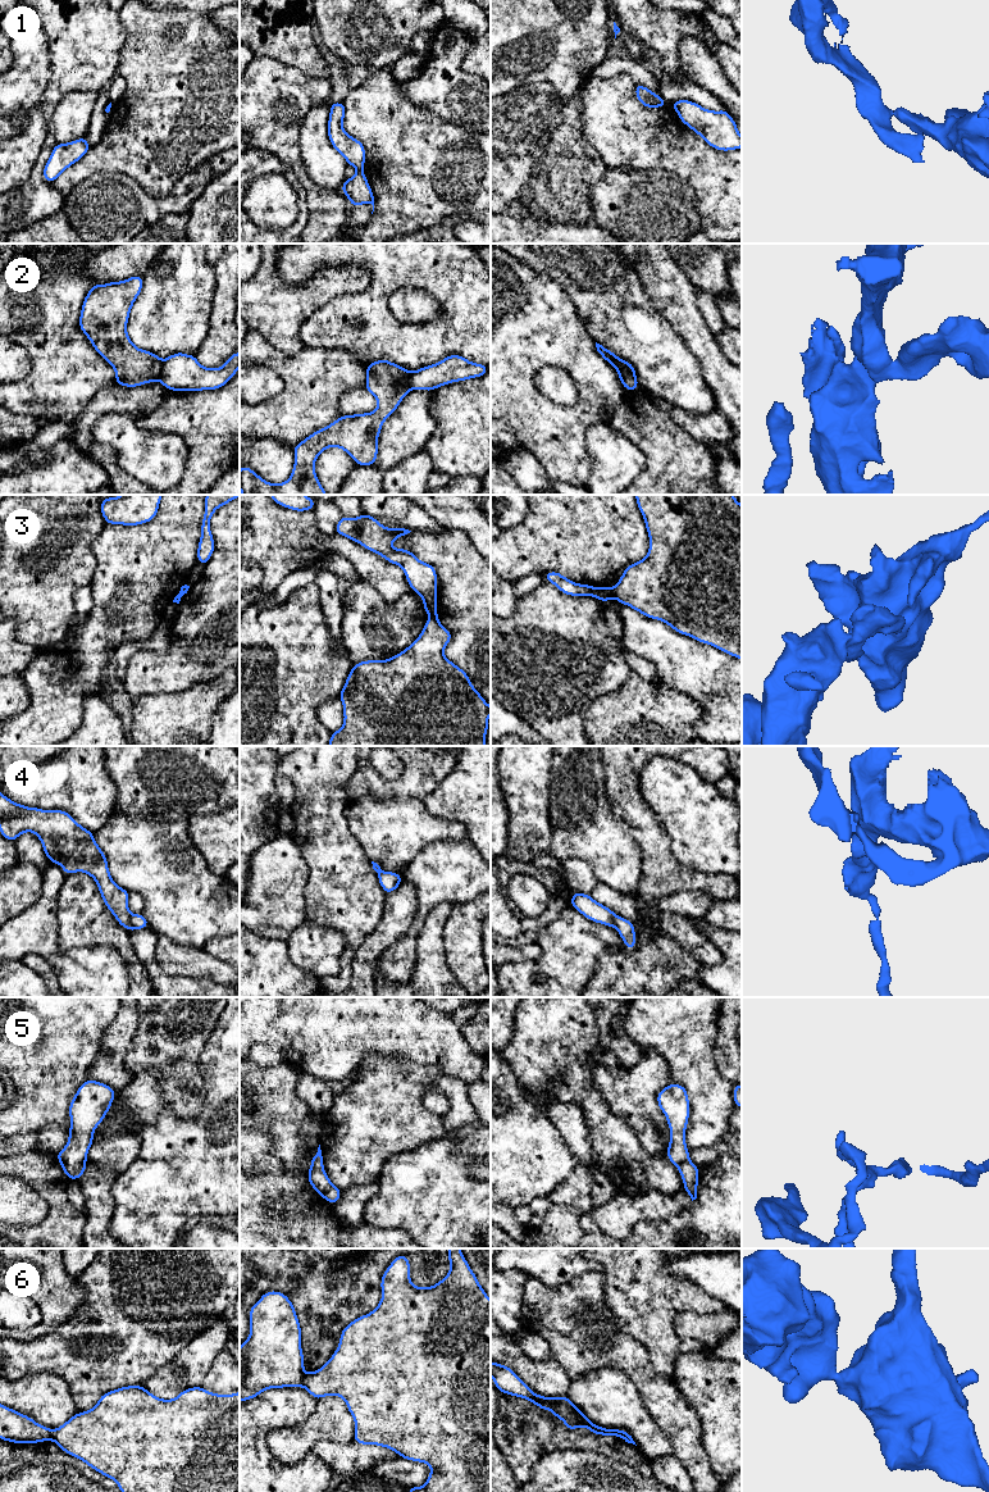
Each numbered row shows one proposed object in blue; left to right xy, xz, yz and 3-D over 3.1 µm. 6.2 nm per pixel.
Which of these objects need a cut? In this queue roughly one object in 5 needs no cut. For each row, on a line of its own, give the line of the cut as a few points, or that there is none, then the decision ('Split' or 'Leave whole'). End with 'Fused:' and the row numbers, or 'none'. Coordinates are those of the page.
1: Split along xz (358, 171), (361, 172). Split
2: Split along xy (163, 360), (158, 378). Split
3: Split along yz (610, 588), (614, 596). Split
4: Split along xy (132, 915), (128, 929). Split
5: Split along xy (85, 1163), (72, 1178). Split
6: Split along xz (306, 1374), (301, 1384). Split
Fused: 1, 2, 3, 4, 5, 6

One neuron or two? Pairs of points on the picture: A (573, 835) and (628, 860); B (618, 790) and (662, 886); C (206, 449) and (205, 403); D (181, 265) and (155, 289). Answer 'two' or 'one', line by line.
A: one
B: one
C: one
D: one

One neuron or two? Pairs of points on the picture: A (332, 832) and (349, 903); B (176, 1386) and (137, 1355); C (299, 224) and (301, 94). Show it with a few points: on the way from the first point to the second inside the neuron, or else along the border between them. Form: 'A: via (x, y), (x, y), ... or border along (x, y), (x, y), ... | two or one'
A: via (332, 850), (338, 864), (342, 885) | one
B: border along (179, 1351), (141, 1384) | two
C: border along (281, 159), (302, 186), (306, 194), (308, 212) | two

